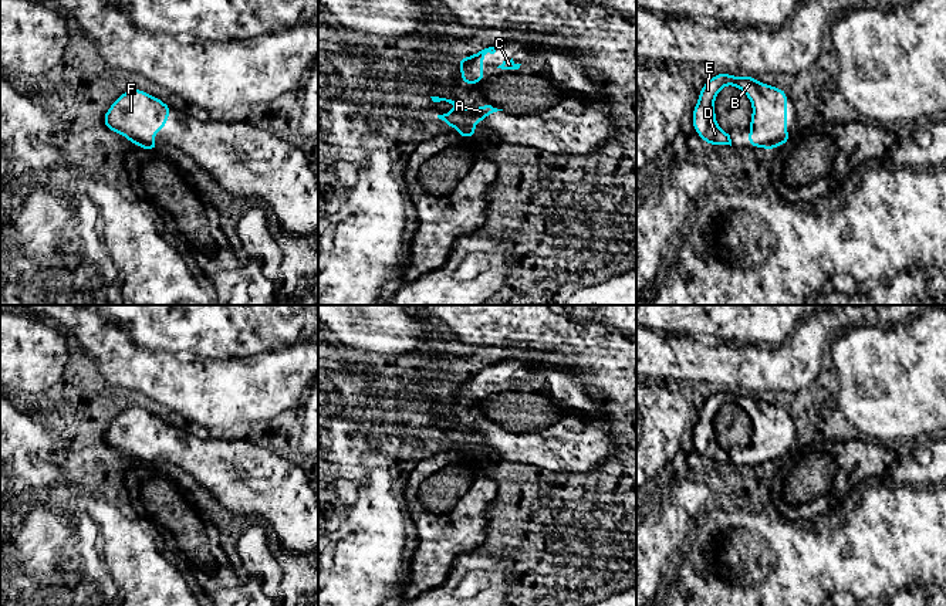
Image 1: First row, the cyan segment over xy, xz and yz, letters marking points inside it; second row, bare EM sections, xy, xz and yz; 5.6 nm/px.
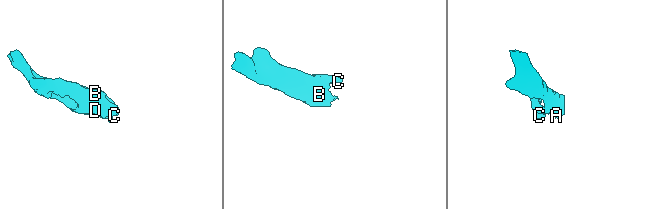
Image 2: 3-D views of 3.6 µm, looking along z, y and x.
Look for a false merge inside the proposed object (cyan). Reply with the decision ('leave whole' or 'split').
leave whole

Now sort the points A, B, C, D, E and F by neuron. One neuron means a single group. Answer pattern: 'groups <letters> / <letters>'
groups A B C D E F

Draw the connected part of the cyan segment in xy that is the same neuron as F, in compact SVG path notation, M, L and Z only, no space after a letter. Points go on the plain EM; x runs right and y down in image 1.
M129 406L104 433L104 444L143 468L156 468L153 453L166 446L172 424L141 407Z

